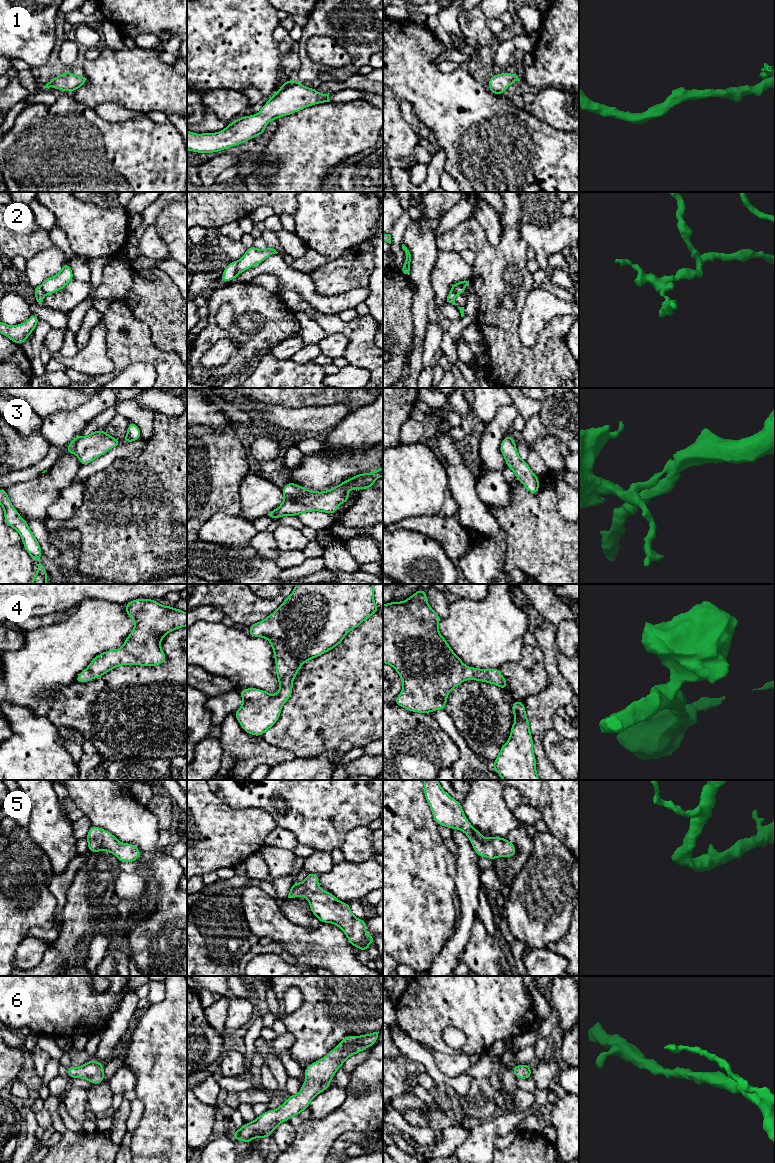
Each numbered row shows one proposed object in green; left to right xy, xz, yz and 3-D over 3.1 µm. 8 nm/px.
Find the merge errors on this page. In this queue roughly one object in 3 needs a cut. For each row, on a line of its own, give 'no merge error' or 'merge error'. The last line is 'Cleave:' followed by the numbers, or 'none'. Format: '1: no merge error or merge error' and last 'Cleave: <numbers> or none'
1: no merge error
2: merge error
3: merge error
4: no merge error
5: no merge error
6: no merge error
Cleave: 2, 3

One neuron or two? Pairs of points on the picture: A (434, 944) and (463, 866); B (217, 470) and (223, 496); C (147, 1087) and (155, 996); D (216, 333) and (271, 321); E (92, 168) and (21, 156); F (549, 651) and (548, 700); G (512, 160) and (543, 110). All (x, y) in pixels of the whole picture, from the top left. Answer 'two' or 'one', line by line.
A: two
B: one
C: two
D: one
E: one
F: one
G: two

